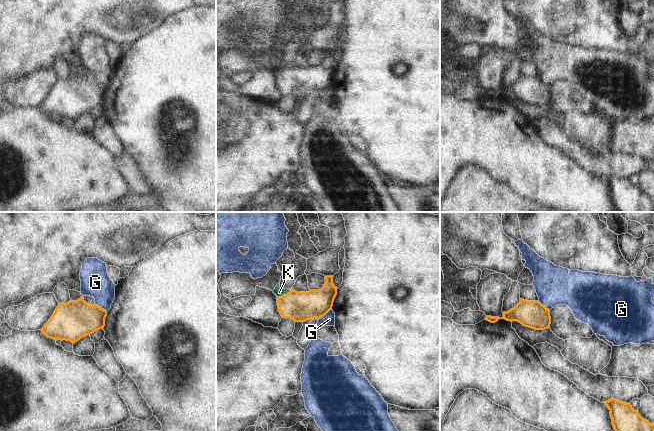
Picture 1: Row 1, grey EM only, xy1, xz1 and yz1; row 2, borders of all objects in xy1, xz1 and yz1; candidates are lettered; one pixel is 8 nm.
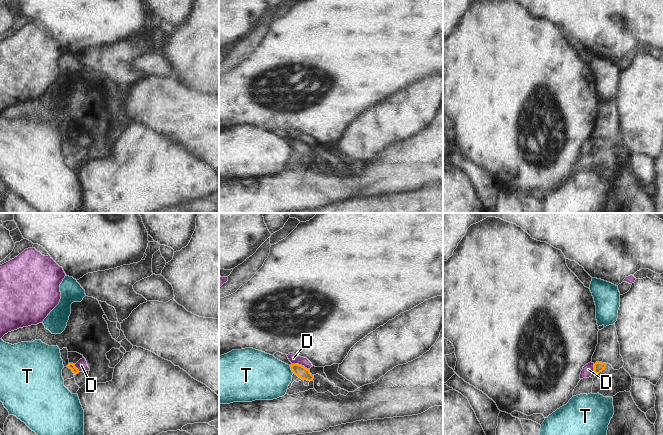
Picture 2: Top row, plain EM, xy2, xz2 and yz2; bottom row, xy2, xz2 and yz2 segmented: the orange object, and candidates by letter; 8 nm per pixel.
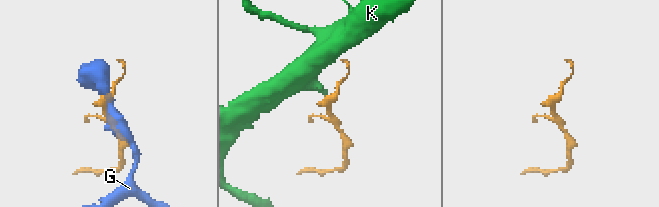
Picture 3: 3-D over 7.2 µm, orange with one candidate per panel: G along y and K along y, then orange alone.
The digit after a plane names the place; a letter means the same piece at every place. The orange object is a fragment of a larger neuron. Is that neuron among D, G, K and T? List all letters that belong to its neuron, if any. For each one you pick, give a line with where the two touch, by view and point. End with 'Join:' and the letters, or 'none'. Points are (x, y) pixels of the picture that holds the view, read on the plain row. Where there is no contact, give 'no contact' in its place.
K: contact xz1 (284, 71)
Join: K

